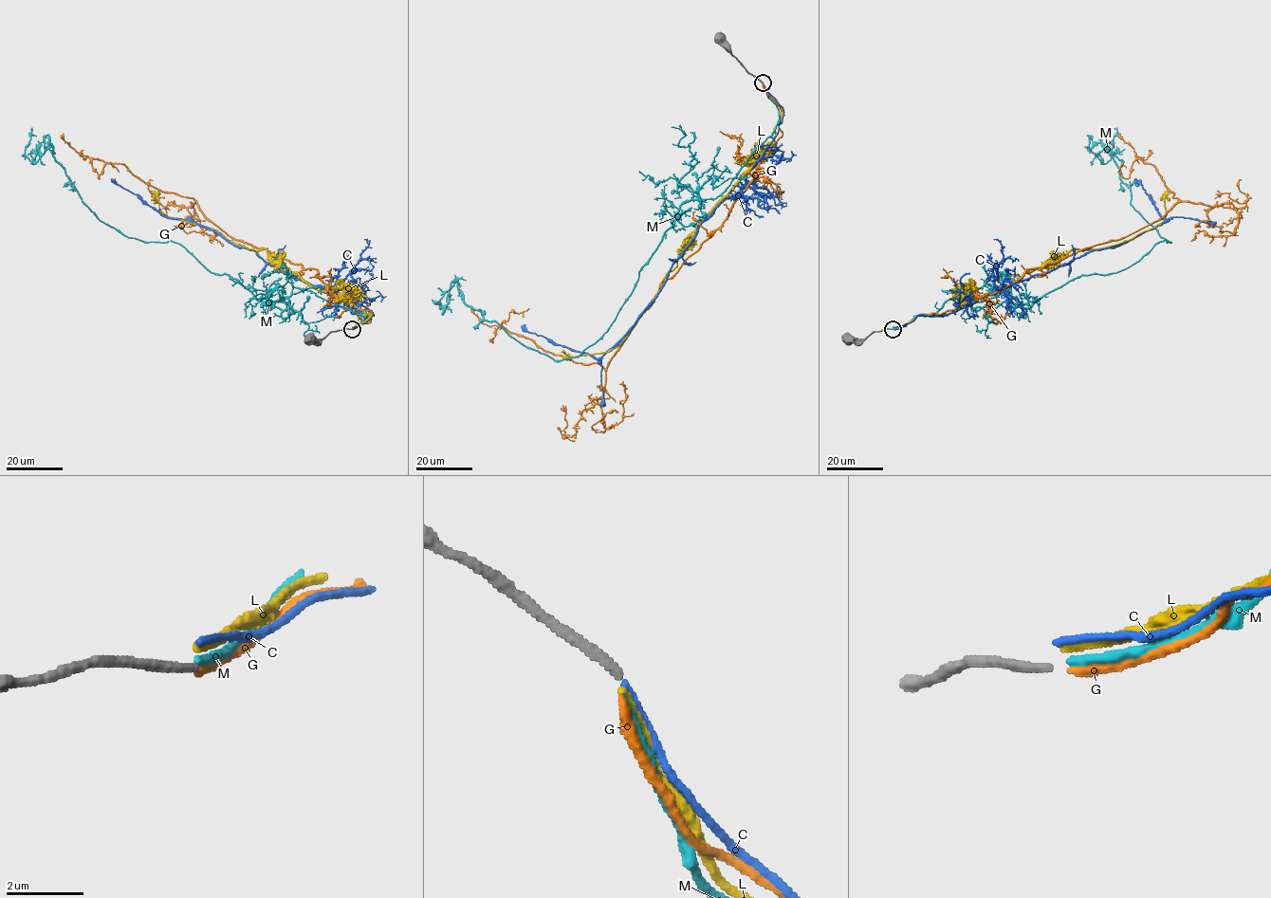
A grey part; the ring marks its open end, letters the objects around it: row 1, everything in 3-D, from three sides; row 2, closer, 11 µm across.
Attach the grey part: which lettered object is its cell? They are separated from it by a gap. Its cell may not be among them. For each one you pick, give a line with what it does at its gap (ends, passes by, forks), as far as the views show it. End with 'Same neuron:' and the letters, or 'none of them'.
L: it ends
Same neuron: L

